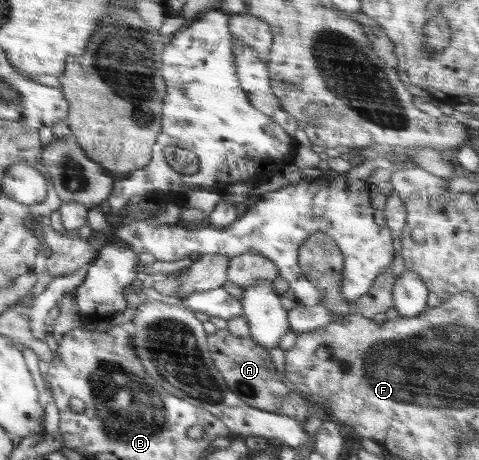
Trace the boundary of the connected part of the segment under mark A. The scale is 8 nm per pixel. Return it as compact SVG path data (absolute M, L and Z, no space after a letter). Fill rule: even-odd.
M227 329L207 335L207 345L215 367L220 371L227 387L246 404L273 413L292 417L305 424L310 406L301 396L288 389L276 374L270 353L258 346L252 338L234 336Z

